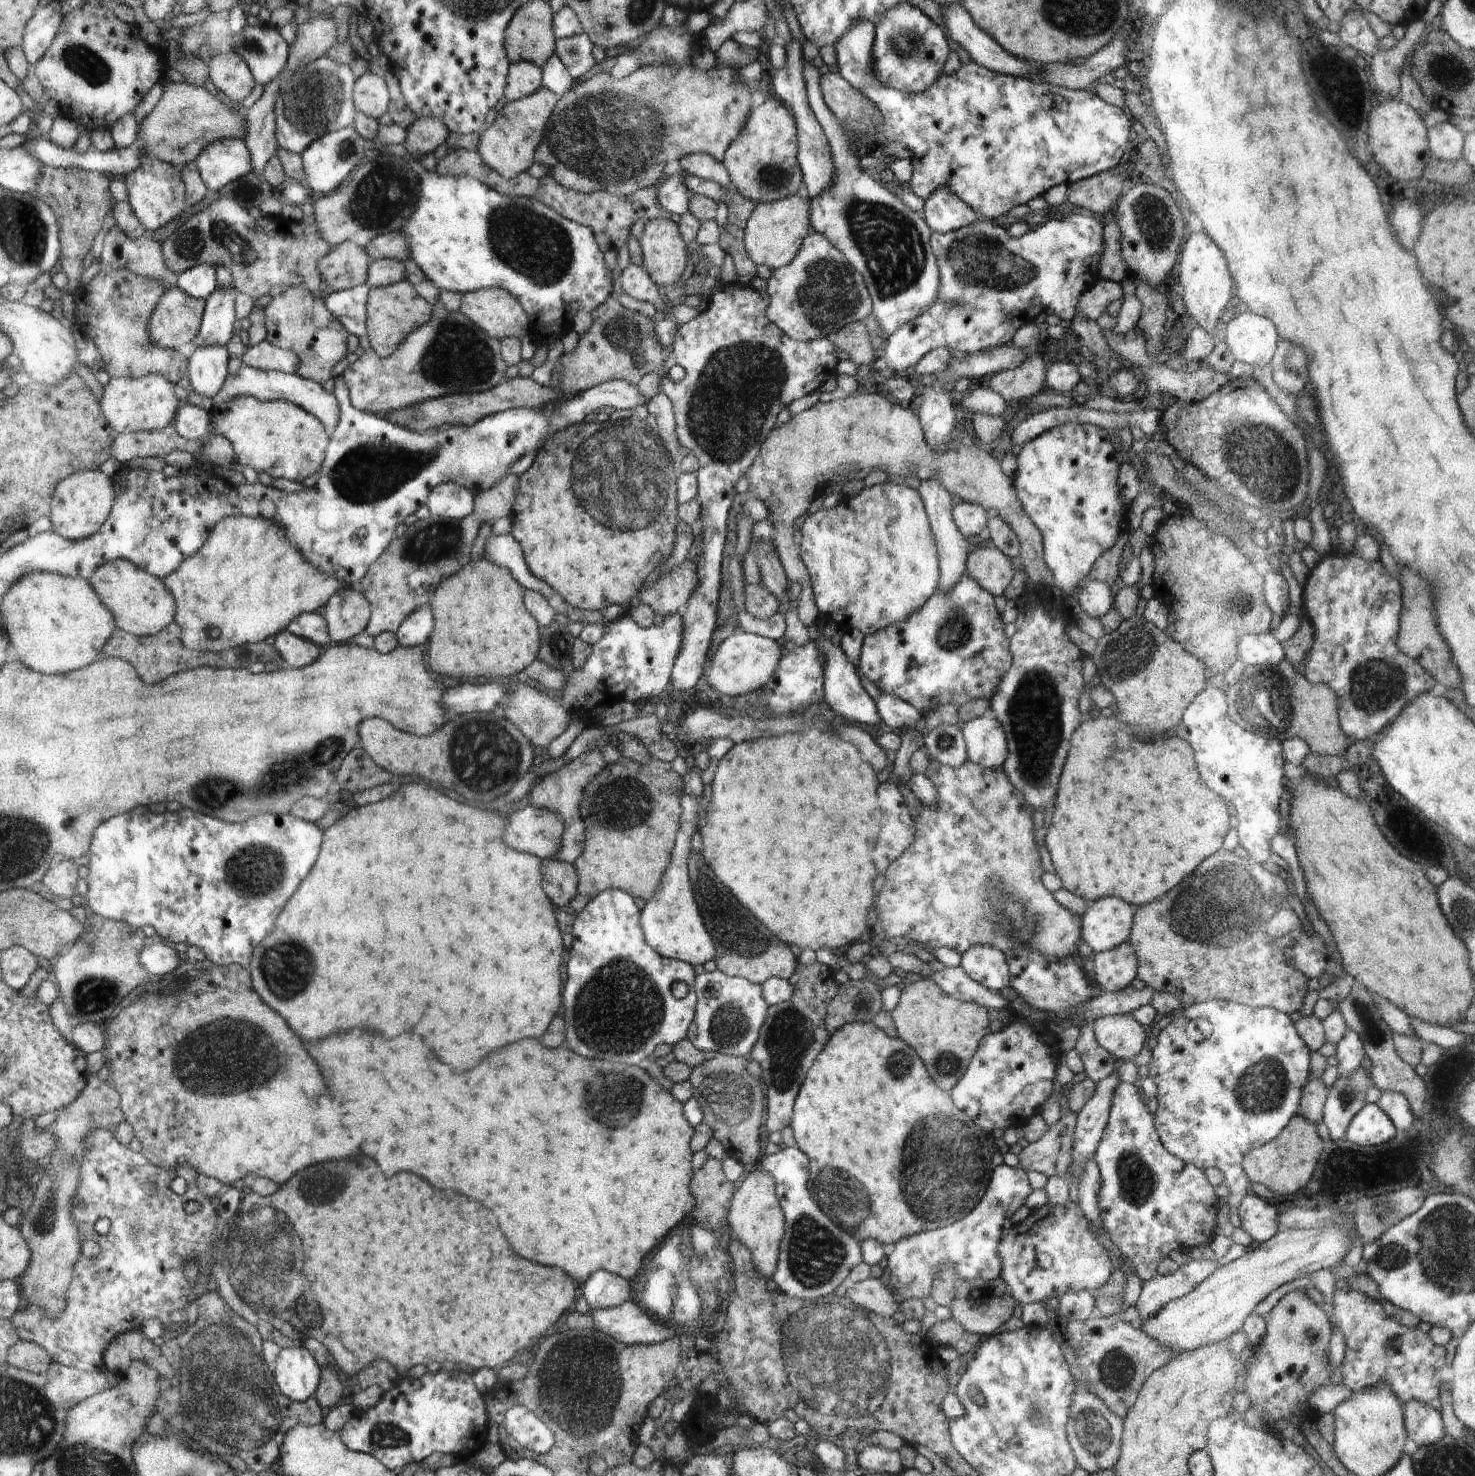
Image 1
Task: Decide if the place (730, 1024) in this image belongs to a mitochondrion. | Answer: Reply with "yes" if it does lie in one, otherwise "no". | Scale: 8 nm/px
yes

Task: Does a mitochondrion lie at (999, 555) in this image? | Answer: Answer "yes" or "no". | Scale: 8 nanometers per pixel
no

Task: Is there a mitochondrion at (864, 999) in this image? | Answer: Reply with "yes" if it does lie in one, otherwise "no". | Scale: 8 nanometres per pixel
yes

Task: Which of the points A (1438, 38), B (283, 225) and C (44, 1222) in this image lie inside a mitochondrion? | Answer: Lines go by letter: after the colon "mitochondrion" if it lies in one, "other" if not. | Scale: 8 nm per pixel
A: other
B: other
C: mitochondrion

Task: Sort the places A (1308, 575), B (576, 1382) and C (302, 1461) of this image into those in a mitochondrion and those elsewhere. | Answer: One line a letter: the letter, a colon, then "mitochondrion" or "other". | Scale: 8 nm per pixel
A: other
B: mitochondrion
C: other

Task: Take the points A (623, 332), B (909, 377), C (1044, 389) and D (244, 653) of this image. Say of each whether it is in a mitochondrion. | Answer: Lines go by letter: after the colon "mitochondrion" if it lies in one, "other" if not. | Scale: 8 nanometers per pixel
A: mitochondrion
B: other
C: other
D: other

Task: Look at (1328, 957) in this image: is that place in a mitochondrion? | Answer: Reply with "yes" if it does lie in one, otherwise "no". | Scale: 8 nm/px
no

